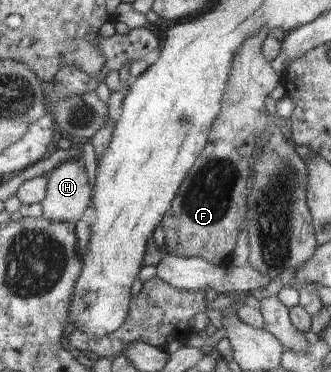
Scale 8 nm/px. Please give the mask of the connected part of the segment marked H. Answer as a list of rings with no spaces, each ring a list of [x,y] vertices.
[[[65,160],[47,174],[47,189],[39,204],[44,218],[54,223],[76,223],[90,204],[92,188],[82,160]]]

